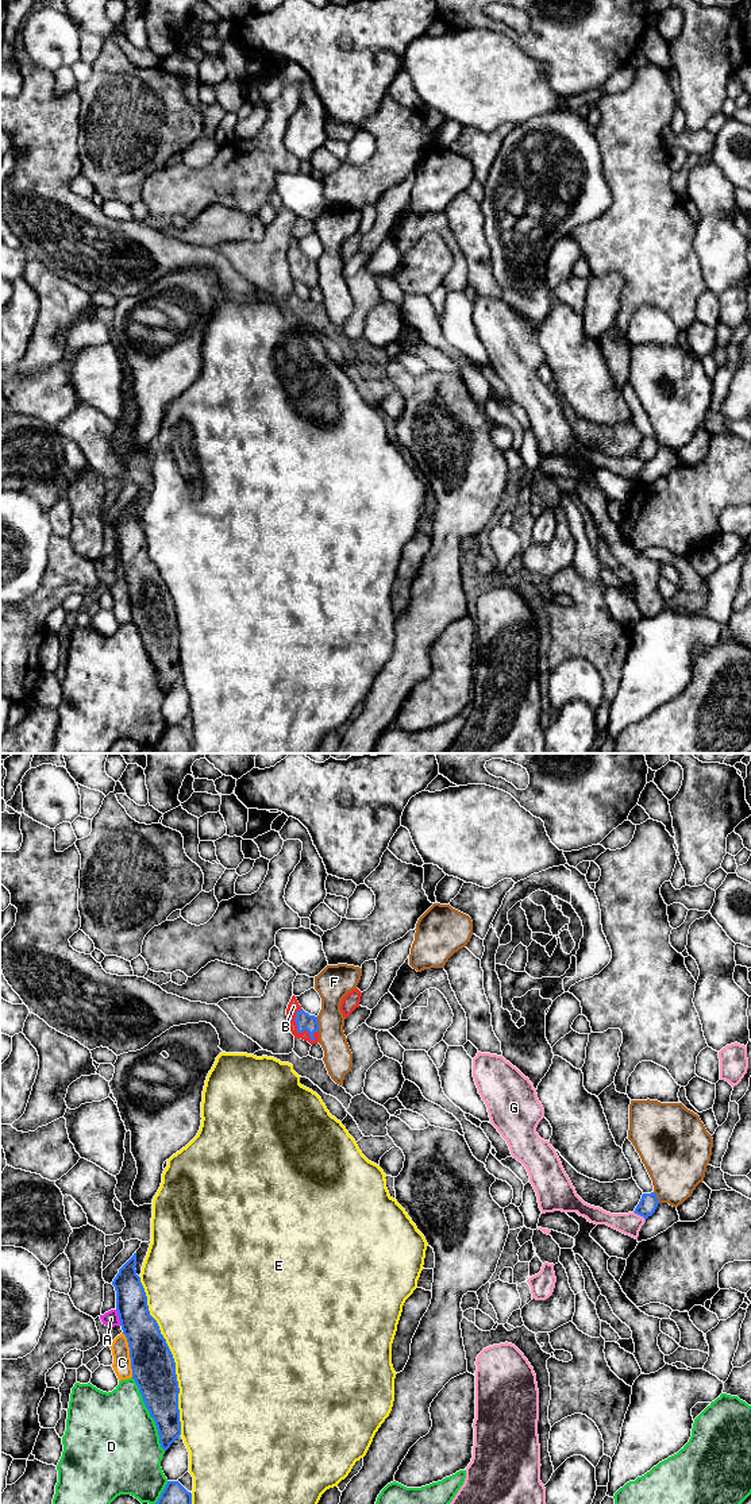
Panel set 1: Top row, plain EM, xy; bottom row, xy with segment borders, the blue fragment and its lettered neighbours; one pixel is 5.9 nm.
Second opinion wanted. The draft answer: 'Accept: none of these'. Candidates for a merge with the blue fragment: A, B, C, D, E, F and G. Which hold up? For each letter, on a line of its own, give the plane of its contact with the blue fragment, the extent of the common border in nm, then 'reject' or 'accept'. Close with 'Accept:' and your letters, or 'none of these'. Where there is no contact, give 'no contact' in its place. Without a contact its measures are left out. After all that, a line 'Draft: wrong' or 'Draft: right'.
A: xy | 100 nm | reject
B: xy | 220 nm | accept
C: xy | 280 nm | reject
D: xy | 480 nm | reject
E: xy | 950 nm | reject
F: xy | 90 nm | reject
G: xy | 90 nm | reject
Accept: B
Draft: wrong

